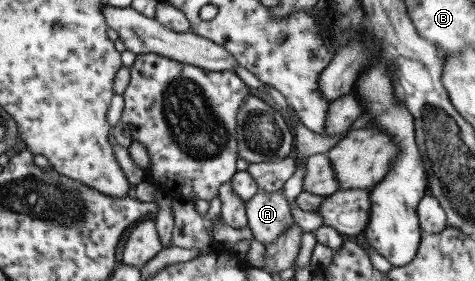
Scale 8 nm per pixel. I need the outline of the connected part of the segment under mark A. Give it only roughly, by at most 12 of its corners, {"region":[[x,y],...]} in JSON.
{"region":[[281,191],[244,202],[247,228],[265,247],[293,225]]}

